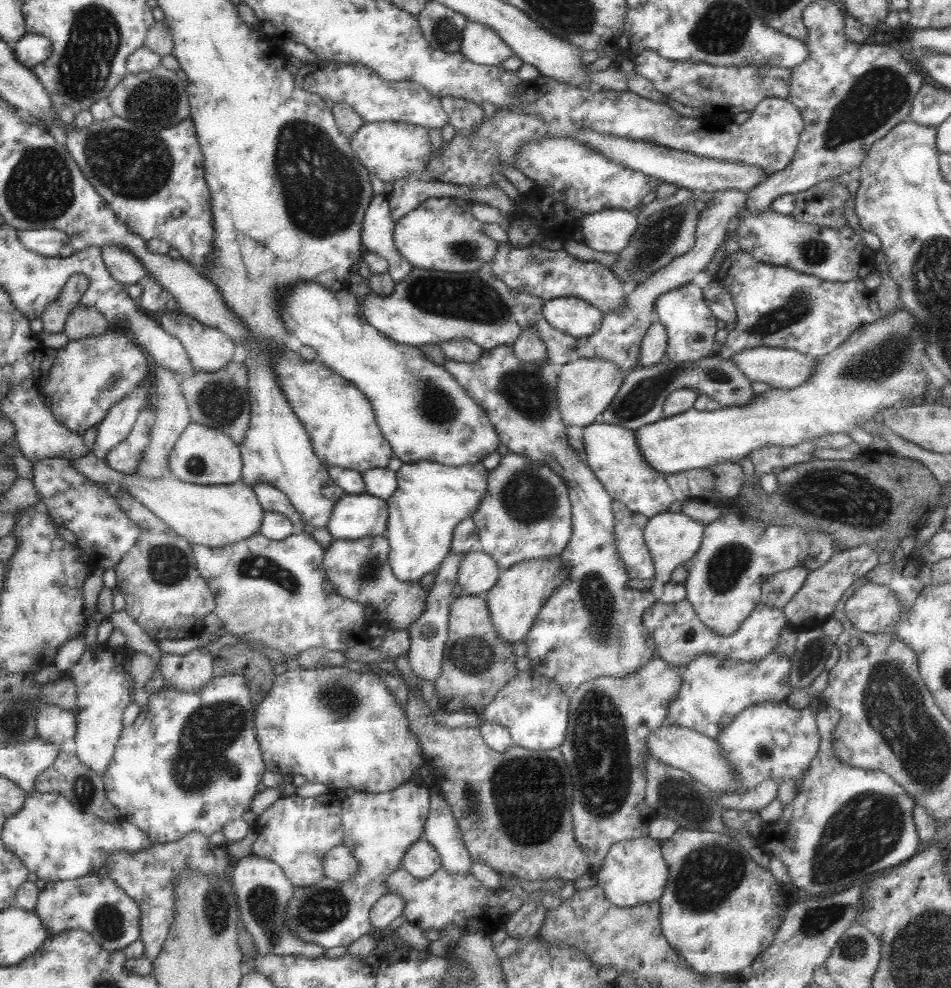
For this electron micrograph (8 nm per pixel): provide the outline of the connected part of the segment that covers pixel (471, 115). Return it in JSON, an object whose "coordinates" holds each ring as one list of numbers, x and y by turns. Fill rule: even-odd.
{"coordinates":[[442,96,439,100,440,107,448,116,448,123,457,135,470,136,486,117,484,110,469,100,461,100,454,96]]}

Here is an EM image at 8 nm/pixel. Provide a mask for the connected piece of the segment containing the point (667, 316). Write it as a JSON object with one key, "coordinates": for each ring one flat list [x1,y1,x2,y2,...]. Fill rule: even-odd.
{"coordinates":[[691,282,662,294,654,302,654,320,665,329,667,341,664,355,669,362,683,363,713,355,717,343,714,341,716,318,705,304,702,288]]}

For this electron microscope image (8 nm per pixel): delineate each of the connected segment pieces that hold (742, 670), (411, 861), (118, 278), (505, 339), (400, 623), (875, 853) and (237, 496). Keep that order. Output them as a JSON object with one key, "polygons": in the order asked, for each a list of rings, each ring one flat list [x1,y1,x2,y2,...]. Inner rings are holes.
{"polygons":[[[773,650,761,660,737,662,713,656,696,656,680,666,679,693,667,705,669,726,687,728,714,739,743,709,763,702,781,703,791,693,789,659]],[[416,840,405,852,400,867,416,879,427,878,440,867,440,858,431,844]],[[105,245,99,250,103,265,115,282,127,288,144,279,146,273,143,265,135,256,125,251,125,247]],[[487,265,477,272,461,273,412,269,403,280,395,283,391,294,379,297,370,291,359,302,360,315,370,327,407,347,467,340,482,351,489,351,513,345,525,328,532,328,539,341,543,341,549,364,559,368,573,358,577,342,543,320,542,303,536,296,507,288,489,273]],[[365,535,357,540,332,539,324,550,322,567,331,588,334,588,339,596,361,606,365,622,374,621,391,630,407,630,421,616,426,603,427,591,419,585,418,581,397,580,388,563,388,552,388,542,382,535]],[[828,706,826,708,819,708,815,713,815,727,817,727,818,734,818,750,816,756,811,760,811,763,807,767,807,770,801,776,803,780,801,788,799,791,796,791,793,800,789,804,783,804,779,819,771,823,771,825,763,826,760,836,757,836,756,838,759,842,758,845,770,857,776,856,781,860,783,866,787,868,787,876,789,876,791,882,789,883,789,886,787,885,786,887,795,895,796,898,807,898,809,896,815,897,817,894,819,894,819,896,829,896,829,894,831,894,829,890,833,890,833,894,839,894,839,892,847,887,860,886,862,883,869,881,874,875,878,875,888,869,894,868,896,865,904,863,906,860,909,860,913,855,915,855,917,844,919,844,919,839,912,820,912,806,914,805,914,802,911,795,907,794,898,784,895,784,893,779,890,776,887,776,884,772,847,766,833,757,830,740,832,739,832,732,835,728,835,724,839,720,838,714,839,713,834,709,828,708]],[[91,454,68,459,69,466,91,483,113,484,125,488,127,494,143,505,151,514,163,521,177,536,191,546,221,547,245,540,258,532,264,510,257,502,251,488,237,484,199,486,174,478,161,476,159,479,139,479,138,476,115,472]]]}

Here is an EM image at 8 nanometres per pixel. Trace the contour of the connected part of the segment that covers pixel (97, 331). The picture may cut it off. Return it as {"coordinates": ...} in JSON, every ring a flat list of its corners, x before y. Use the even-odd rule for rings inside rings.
{"coordinates":[[75,306,67,315,62,332,69,341,101,336,108,328,107,321,95,310,86,306]]}

